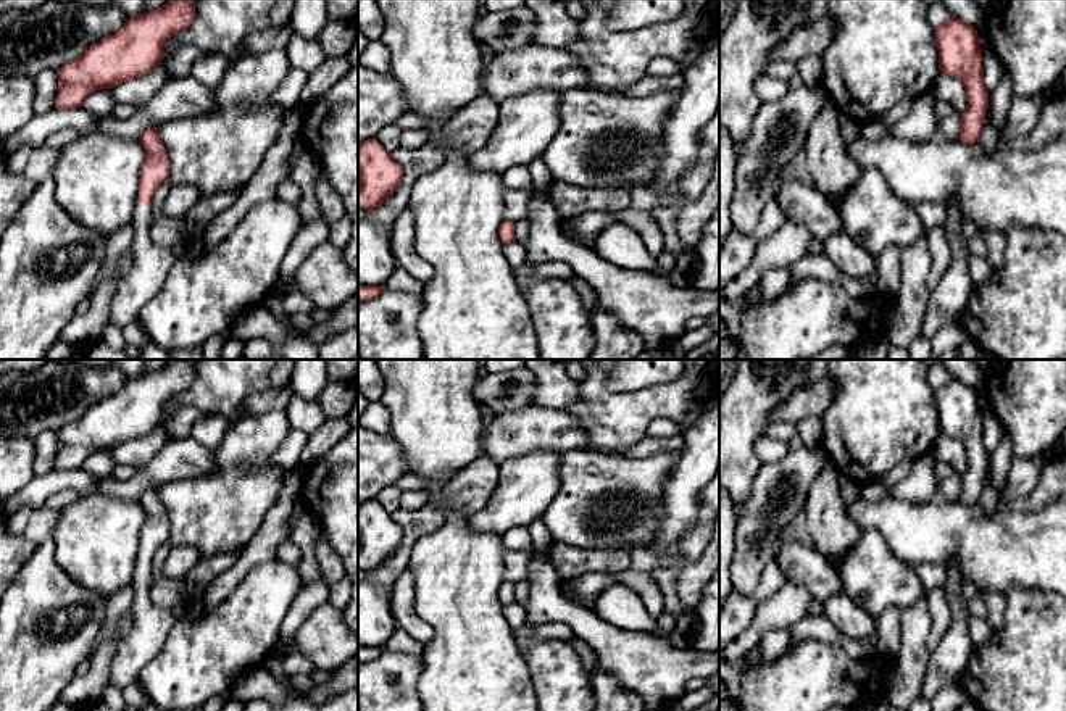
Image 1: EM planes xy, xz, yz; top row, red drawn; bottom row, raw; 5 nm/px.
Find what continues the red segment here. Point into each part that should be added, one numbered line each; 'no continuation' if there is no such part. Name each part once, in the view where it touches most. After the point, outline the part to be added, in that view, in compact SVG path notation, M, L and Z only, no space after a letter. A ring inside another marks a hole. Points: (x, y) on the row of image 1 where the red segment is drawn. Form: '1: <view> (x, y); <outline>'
1: xy (150, 263); M135 203L132 214L132 266L118 282L110 301L108 324L124 329L137 322L142 308L161 290L176 256L150 237L152 206Z

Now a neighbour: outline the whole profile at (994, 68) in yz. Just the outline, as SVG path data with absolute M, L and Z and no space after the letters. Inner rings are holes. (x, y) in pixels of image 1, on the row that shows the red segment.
M992 47L982 50L982 68L984 68L984 85L990 92L998 85L998 82L1005 73L1005 66L998 60L998 56L992 50Z

